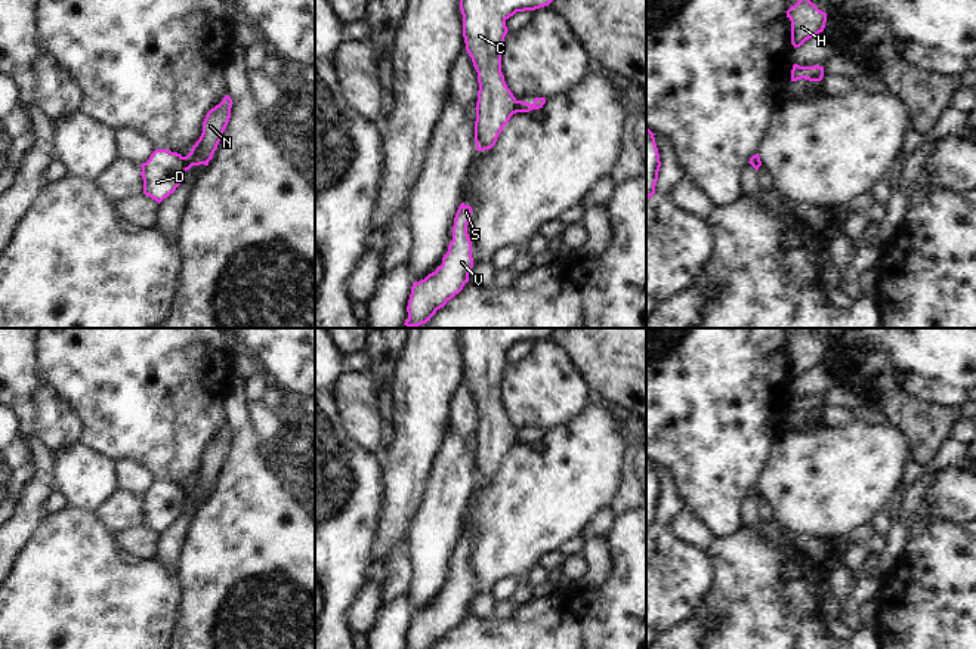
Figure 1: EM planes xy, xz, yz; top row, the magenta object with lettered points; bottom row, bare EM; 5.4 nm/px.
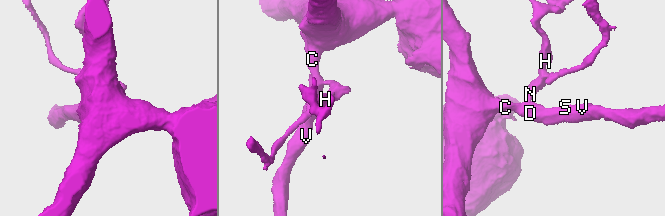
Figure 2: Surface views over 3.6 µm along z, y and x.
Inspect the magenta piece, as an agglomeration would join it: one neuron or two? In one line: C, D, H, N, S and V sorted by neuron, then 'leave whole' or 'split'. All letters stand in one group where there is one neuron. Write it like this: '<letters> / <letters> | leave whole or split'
C D S V / H N | split

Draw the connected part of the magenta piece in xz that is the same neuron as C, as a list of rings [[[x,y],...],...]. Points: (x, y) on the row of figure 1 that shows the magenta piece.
[[[460,0],[466,50],[478,72],[475,121],[476,151],[491,149],[510,117],[519,112],[516,98],[501,72],[506,21],[516,12],[535,10],[553,0]]]

